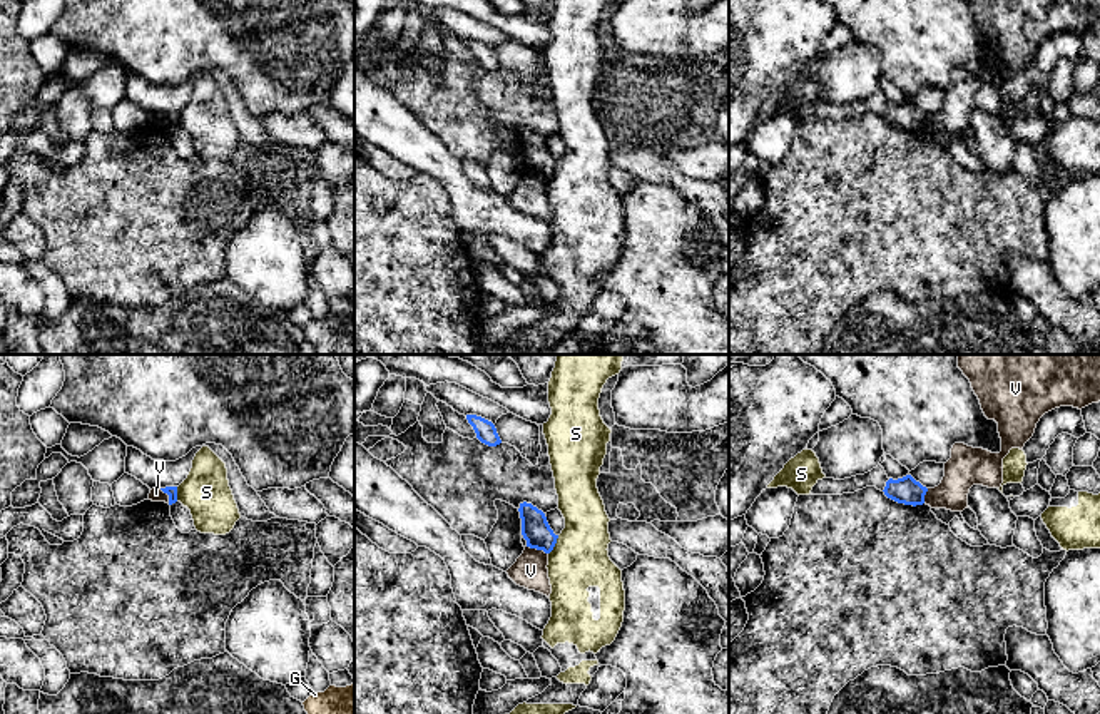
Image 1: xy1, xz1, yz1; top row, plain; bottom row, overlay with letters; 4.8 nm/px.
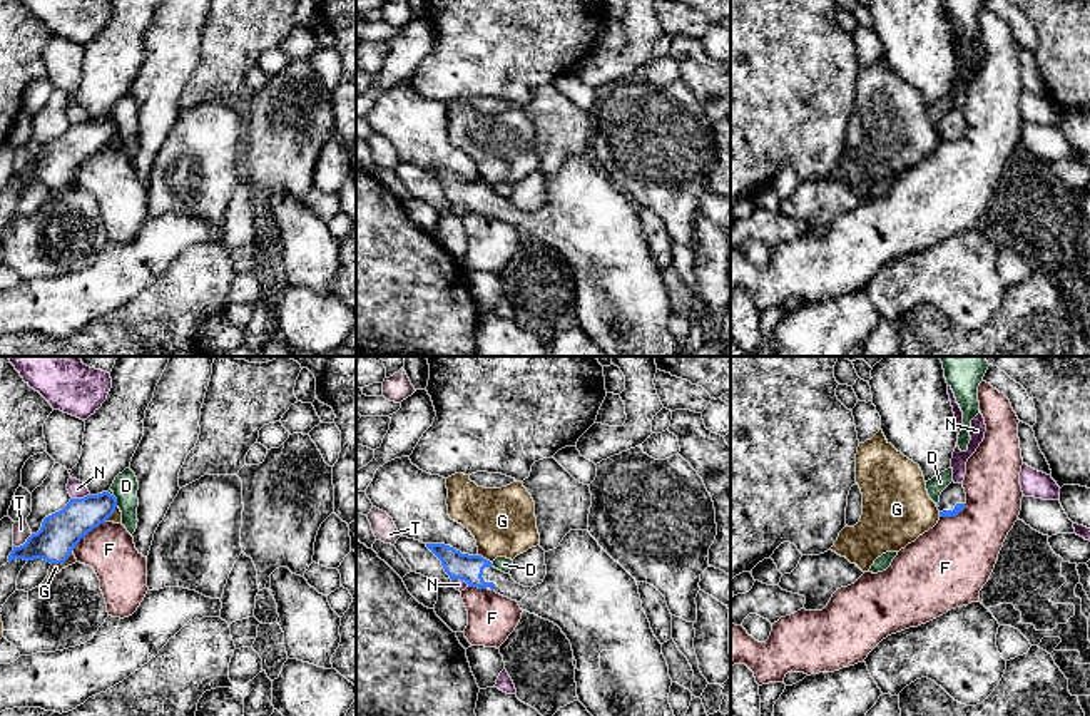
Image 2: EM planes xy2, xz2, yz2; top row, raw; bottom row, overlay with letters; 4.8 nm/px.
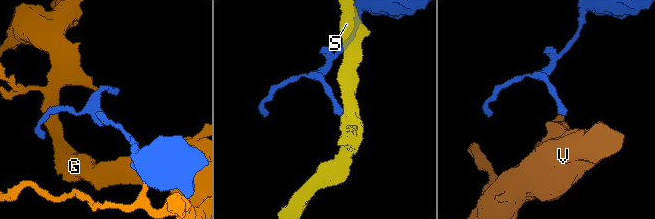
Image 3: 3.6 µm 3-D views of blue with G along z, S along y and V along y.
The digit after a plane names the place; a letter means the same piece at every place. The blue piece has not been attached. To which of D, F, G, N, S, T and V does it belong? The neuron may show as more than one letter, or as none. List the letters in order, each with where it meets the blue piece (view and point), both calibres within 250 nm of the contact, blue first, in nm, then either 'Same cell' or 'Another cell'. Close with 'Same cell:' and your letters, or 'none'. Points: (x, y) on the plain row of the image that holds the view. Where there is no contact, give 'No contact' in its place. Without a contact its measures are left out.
D: Touches blue at xy2 (116, 126). Thickness 170 nm (blue) against 120 nm. Another cell
F: Touches blue at xy2 (87, 158). Thickness 190 nm (blue) against 240 nm. Another cell
G: Touches blue at xy2 (64, 186). Thickness 190 nm (blue) against 50 nm. Another cell
N: Touches blue at xy2 (81, 124). Thickness 190 nm (blue) against 90 nm. Another cell
S: Touches blue at xz1 (554, 171). Thickness 140 nm (blue) against 280 nm. Another cell
T: Touches blue at xy2 (24, 169). Thickness 190 nm (blue) against 80 nm. Another cell
V: Touches blue at xz1 (537, 174). Thickness 140 nm (blue) against 160 nm. Another cell
Same cell: none

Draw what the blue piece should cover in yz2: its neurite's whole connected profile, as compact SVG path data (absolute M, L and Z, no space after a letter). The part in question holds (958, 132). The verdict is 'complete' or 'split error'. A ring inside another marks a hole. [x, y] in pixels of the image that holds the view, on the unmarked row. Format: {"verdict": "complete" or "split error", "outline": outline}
{"verdict": "split error", "outline": "M951 107L940 120L940 142L958 141L966 129L966 119L963 109Z"}

